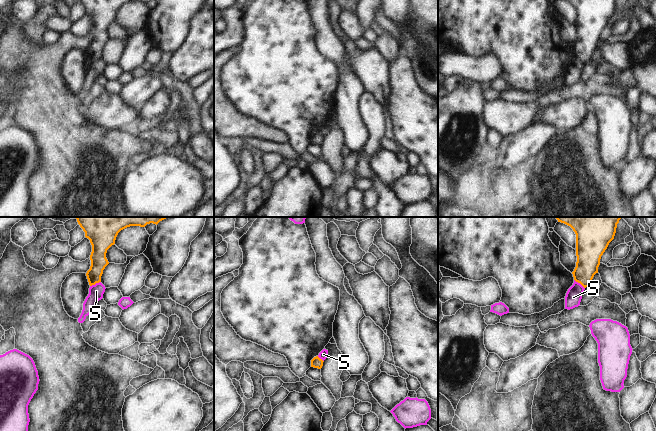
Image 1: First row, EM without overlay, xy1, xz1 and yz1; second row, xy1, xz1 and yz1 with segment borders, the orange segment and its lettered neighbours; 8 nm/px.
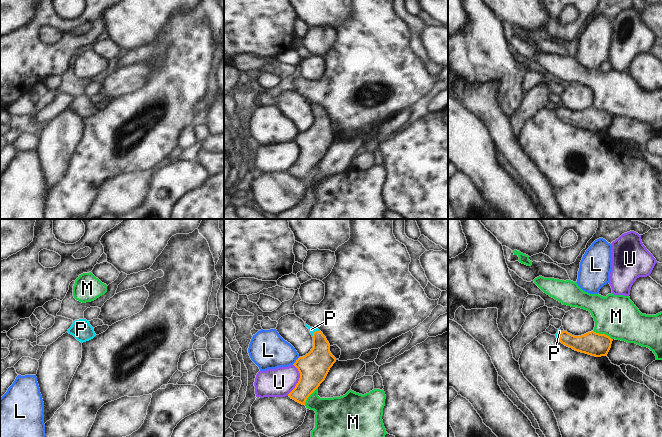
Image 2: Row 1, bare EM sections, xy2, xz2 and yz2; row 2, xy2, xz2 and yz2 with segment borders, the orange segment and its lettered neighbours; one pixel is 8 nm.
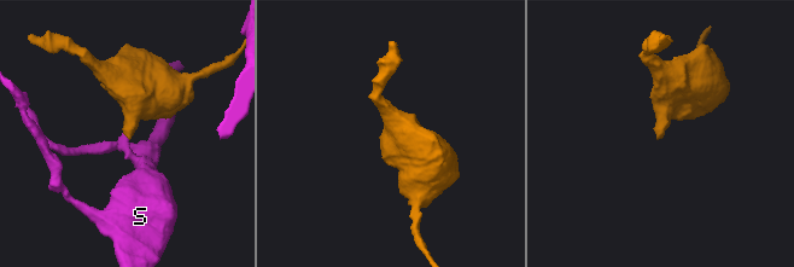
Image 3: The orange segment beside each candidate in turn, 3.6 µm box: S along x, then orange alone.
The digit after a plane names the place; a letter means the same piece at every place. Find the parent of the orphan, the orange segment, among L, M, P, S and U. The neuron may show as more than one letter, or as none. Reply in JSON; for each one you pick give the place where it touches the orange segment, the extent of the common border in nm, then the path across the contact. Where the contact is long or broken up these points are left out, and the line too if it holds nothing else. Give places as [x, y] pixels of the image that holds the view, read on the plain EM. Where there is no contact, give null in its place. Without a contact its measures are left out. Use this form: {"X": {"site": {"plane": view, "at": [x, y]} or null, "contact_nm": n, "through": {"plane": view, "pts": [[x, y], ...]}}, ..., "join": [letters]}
{"P": {"site": {"plane": "xz2", "at": [314, 108]}, "contact_nm": 80, "through": {"plane": "xz2", "pts": [[317, 139], [318, 112], [314, 108], [311, 105]]}}, "join": ["P"]}

